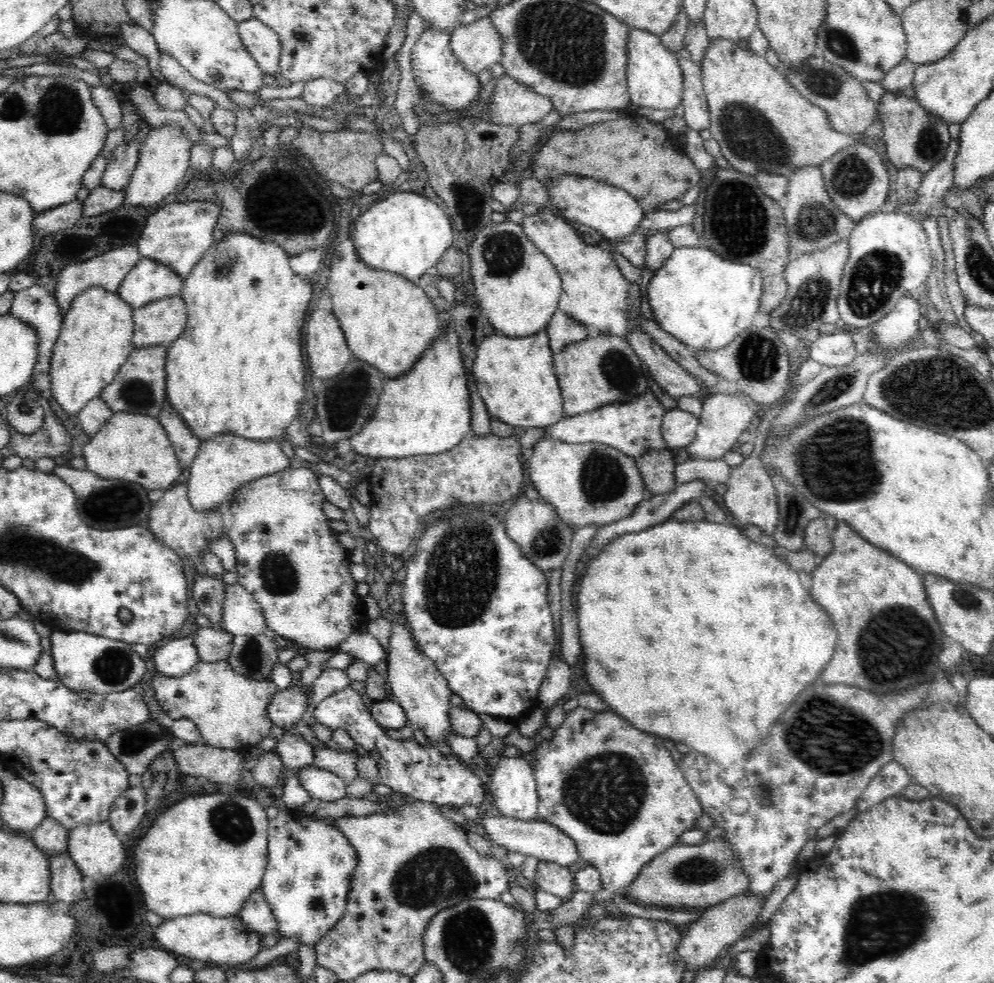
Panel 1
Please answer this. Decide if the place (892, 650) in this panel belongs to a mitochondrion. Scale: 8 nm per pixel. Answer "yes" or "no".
yes

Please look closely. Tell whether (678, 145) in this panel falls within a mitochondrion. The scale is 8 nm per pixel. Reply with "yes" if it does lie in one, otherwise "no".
no

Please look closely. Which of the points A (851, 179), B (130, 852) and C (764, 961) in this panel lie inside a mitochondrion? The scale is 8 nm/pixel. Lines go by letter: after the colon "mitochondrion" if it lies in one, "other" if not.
A: mitochondrion
B: other
C: other

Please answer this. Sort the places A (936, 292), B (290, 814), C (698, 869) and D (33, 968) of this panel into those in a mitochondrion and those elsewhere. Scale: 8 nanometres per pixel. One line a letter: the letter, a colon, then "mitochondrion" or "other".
A: other
B: other
C: mitochondrion
D: other

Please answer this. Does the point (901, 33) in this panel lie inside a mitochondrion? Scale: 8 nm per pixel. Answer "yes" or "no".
no

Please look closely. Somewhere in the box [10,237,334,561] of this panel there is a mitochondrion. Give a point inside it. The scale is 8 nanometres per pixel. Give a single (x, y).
(105, 503)

